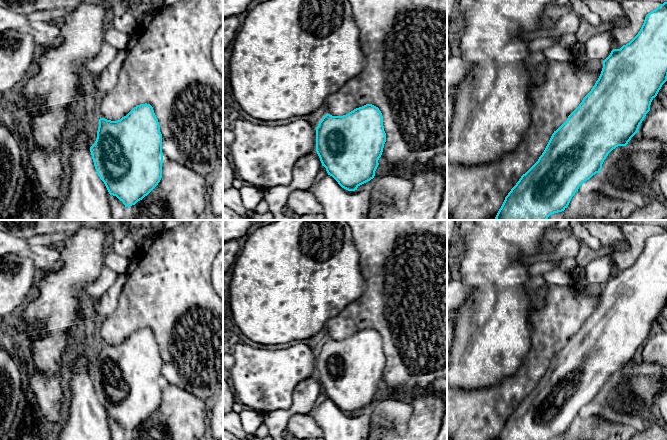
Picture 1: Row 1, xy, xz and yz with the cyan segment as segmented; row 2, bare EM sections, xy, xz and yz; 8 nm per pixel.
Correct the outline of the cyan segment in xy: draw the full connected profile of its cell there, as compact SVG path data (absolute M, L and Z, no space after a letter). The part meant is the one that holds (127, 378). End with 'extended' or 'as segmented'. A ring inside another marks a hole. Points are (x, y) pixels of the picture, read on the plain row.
M147 327L137 329L117 345L100 341L97 362L90 376L97 398L109 418L116 420L125 431L135 429L162 402L162 358L153 331Z | as segmented

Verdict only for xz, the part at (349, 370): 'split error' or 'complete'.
complete

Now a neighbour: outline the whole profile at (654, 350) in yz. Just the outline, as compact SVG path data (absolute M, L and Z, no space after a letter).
M667 333L650 334L639 350L638 356L645 362L667 368Z

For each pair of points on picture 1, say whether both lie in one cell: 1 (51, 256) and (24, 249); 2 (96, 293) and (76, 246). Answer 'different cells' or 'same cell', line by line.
1: same cell
2: different cells

